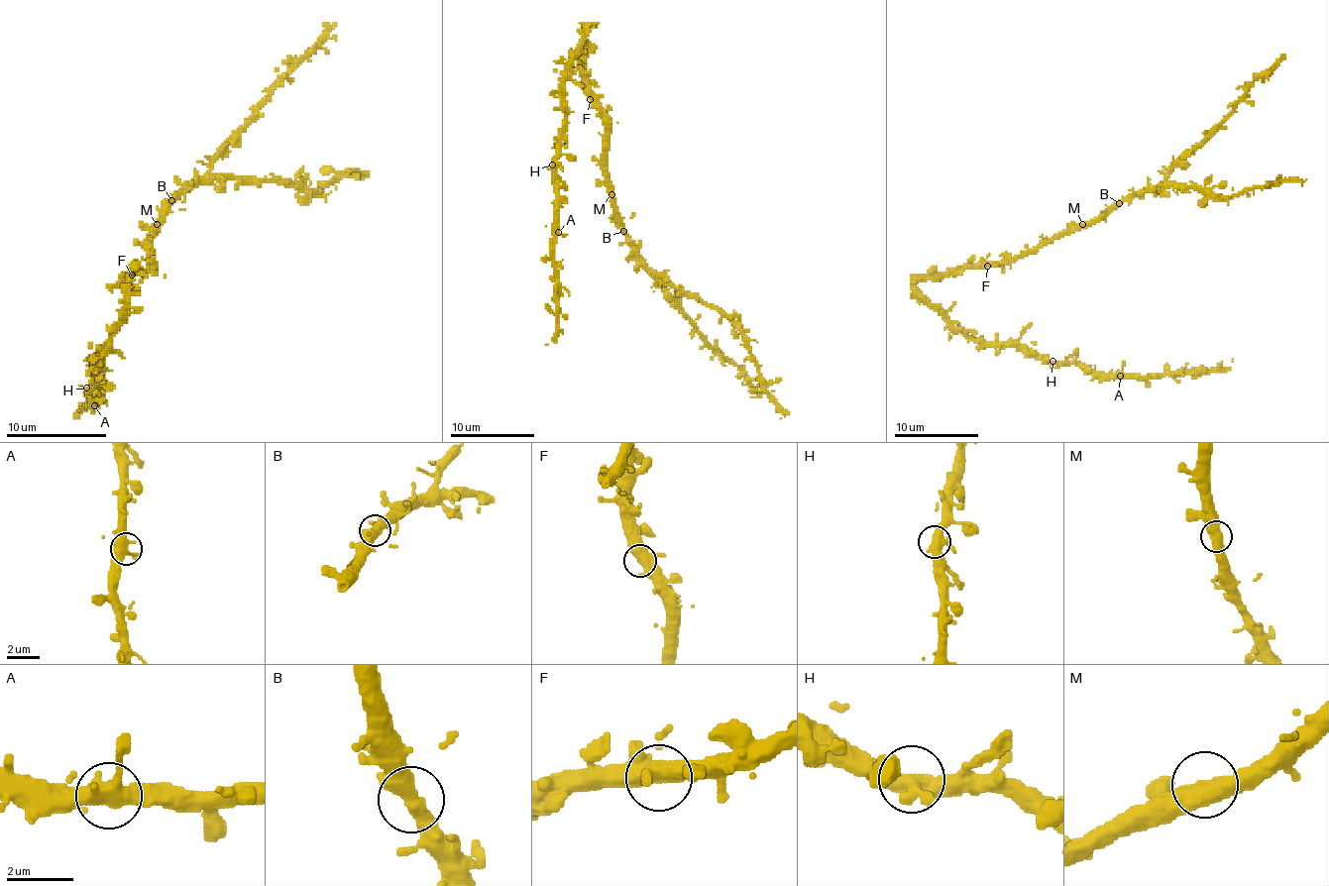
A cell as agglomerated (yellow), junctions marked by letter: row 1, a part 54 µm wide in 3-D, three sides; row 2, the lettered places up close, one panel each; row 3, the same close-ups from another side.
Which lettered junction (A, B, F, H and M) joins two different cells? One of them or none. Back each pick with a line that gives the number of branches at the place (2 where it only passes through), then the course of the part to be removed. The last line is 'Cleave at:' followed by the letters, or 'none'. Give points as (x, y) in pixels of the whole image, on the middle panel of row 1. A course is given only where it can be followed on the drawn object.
Cleave at: none

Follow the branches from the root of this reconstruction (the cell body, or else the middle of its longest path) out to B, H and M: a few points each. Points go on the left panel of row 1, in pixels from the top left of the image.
B: (137, 273), (142, 273), (150, 265), (150, 240), (157, 232), (160, 219), (169, 209), (172, 199)
H: (137, 273), (127, 279), (124, 320), (109, 343), (109, 350), (102, 358), (102, 371), (86, 387)
M: (137, 273), (142, 273), (150, 265), (150, 240), (157, 224)

